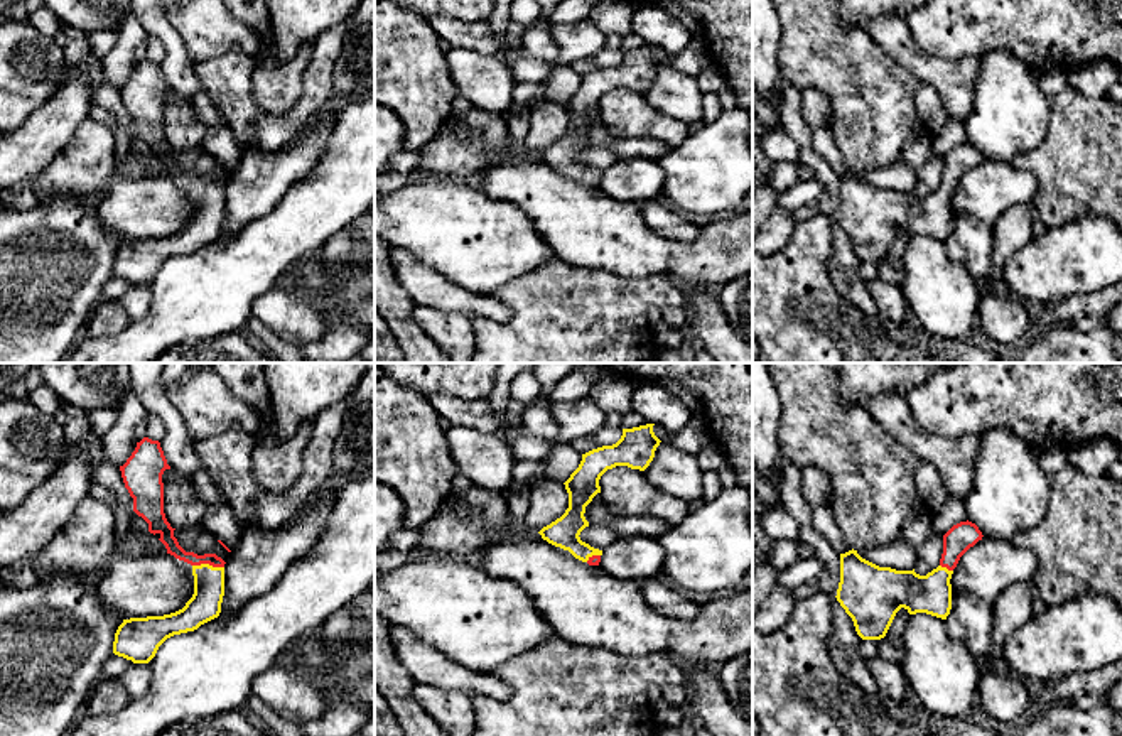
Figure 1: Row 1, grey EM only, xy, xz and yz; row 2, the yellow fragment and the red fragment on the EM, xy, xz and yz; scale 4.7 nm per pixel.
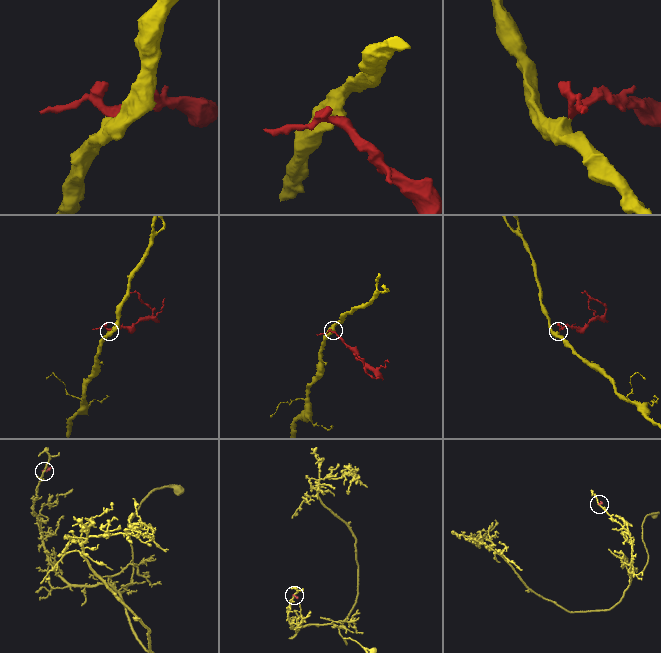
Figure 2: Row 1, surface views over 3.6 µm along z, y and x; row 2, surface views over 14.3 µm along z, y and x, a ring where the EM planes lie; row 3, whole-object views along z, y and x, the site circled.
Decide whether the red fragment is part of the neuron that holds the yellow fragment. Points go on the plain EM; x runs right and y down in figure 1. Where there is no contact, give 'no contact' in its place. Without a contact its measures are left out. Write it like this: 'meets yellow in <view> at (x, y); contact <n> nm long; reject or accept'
meets yellow in xy at (208, 186); contact 150 nm long; accept

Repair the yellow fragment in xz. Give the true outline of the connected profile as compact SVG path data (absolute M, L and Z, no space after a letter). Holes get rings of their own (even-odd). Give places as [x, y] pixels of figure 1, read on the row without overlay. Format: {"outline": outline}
{"outline": "M655 46L623 51L621 61L612 68L602 68L582 76L579 89L564 105L569 115L565 135L543 149L538 155L548 165L569 172L575 181L589 187L599 187L602 172L580 162L580 154L589 149L585 128L601 115L601 98L616 88L645 93L655 79L660 61L653 54Z"}

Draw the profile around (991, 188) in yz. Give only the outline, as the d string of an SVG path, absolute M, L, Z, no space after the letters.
M982 159L953 191L952 213L975 218L992 228L997 218L1016 204L1033 204L1036 177L1012 162Z

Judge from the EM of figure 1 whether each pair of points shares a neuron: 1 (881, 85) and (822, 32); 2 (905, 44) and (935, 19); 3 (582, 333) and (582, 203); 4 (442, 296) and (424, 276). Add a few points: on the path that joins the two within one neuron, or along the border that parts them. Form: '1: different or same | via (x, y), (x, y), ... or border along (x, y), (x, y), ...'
1: same | via (866, 76), (837, 48)
2: different | border along (905, 17), (911, 36), (925, 49), (947, 58)
3: different | border along (555, 257), (576, 265), (601, 267), (621, 276)
4: same | via (437, 291), (427, 281)

